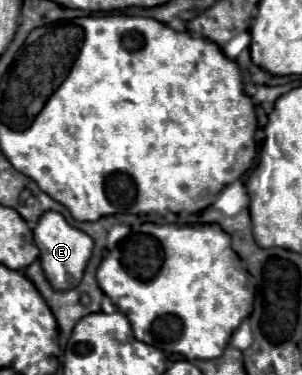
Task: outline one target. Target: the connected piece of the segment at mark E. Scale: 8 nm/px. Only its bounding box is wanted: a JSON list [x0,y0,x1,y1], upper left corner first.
[33,210,93,290]

